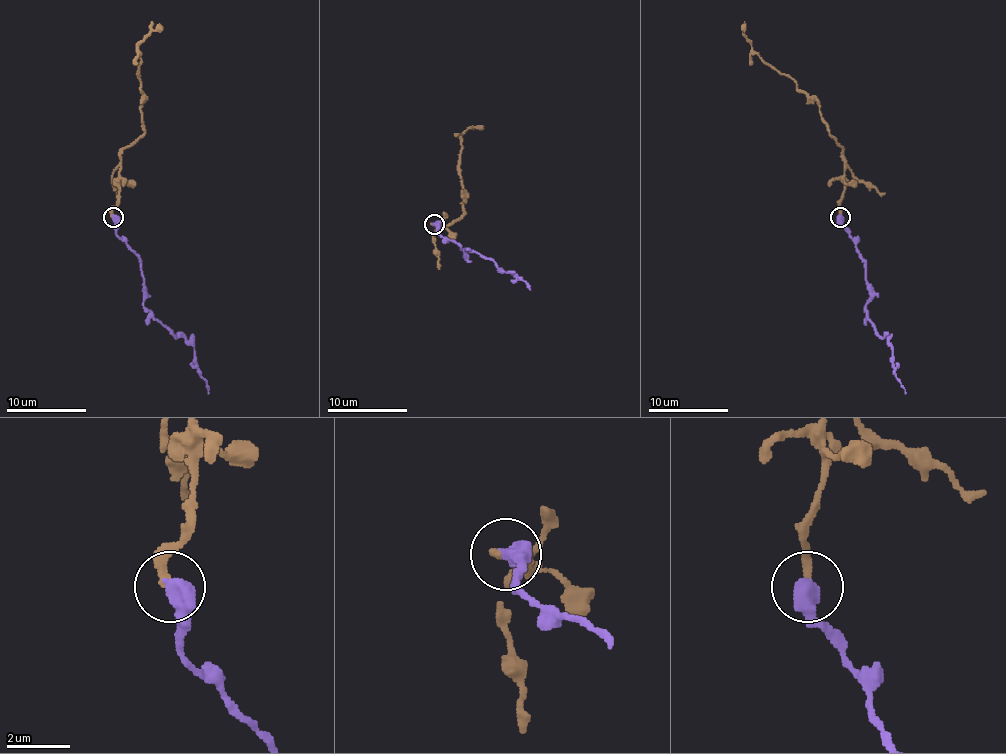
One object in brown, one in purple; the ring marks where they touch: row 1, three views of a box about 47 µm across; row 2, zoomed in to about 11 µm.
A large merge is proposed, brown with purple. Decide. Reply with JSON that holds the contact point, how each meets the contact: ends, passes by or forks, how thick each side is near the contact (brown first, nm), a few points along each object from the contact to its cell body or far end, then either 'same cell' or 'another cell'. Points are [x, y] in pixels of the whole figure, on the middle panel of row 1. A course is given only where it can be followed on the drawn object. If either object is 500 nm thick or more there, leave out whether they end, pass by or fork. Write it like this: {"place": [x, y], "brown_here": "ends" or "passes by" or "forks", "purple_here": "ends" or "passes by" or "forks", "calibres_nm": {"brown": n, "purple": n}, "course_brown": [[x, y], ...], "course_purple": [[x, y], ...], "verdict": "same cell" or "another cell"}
{"place": [434, 224], "calibres_nm": {"brown": 260, "purple": 600}, "course_brown": [[434, 224], [440, 228], [452, 224], [466, 212], [460, 135], [472, 127], [483, 129]], "course_purple": [[434, 224], [436, 230], [466, 254], [464, 250], [480, 252], [505, 272], [515, 274], [529, 290]], "verdict": "same cell"}

